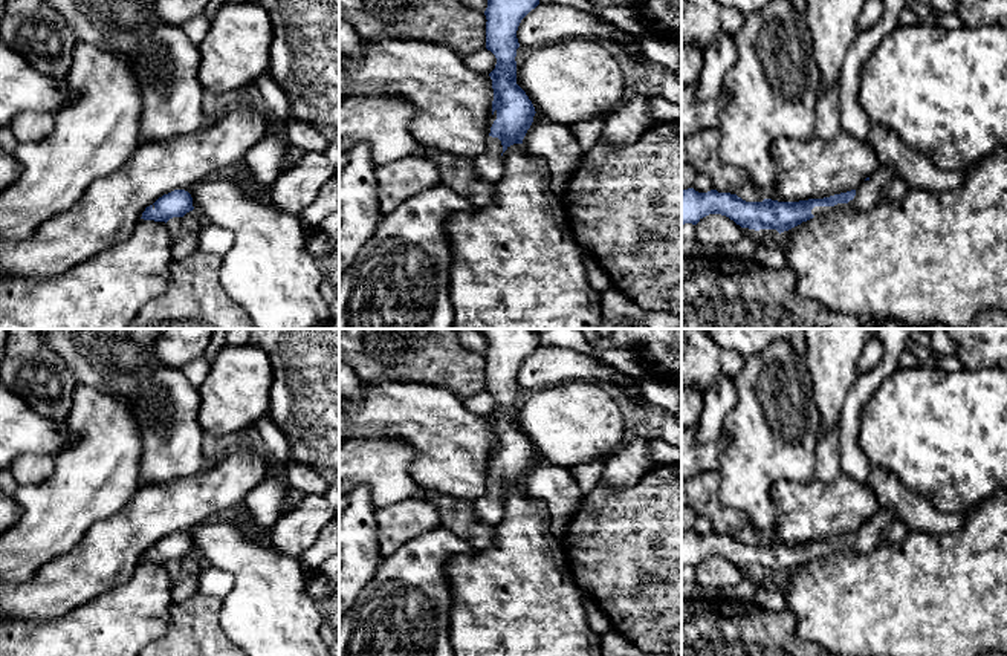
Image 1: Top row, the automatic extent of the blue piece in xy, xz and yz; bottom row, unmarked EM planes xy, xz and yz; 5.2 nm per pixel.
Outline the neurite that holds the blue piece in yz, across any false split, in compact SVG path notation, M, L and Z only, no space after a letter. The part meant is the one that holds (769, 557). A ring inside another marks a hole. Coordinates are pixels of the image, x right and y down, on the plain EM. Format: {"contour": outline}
{"contour": "M879 506L876 514L857 532L799 544L778 544L772 541L746 544L730 535L718 535L717 532L698 535L694 531L688 531L682 534L682 569L685 566L697 567L709 557L721 557L741 570L755 573L776 572L781 576L816 558L833 554L871 554L882 540L883 531L897 520L899 517L892 511Z"}

